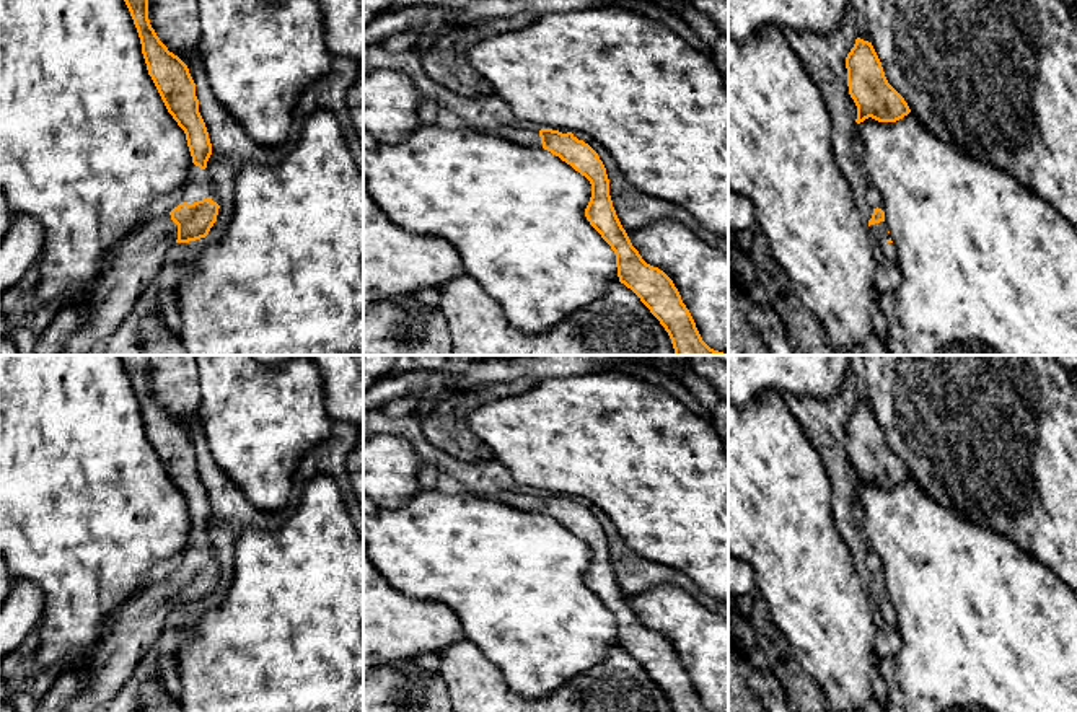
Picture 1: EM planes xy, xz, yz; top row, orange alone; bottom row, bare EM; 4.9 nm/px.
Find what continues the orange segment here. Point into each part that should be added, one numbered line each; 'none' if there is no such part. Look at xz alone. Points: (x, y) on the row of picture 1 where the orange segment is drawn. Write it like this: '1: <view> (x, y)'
1: xz (518, 136)

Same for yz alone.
1: yz (879, 232)

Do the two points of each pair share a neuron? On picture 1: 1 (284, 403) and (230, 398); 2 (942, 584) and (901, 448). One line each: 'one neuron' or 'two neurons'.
1: one neuron
2: two neurons

